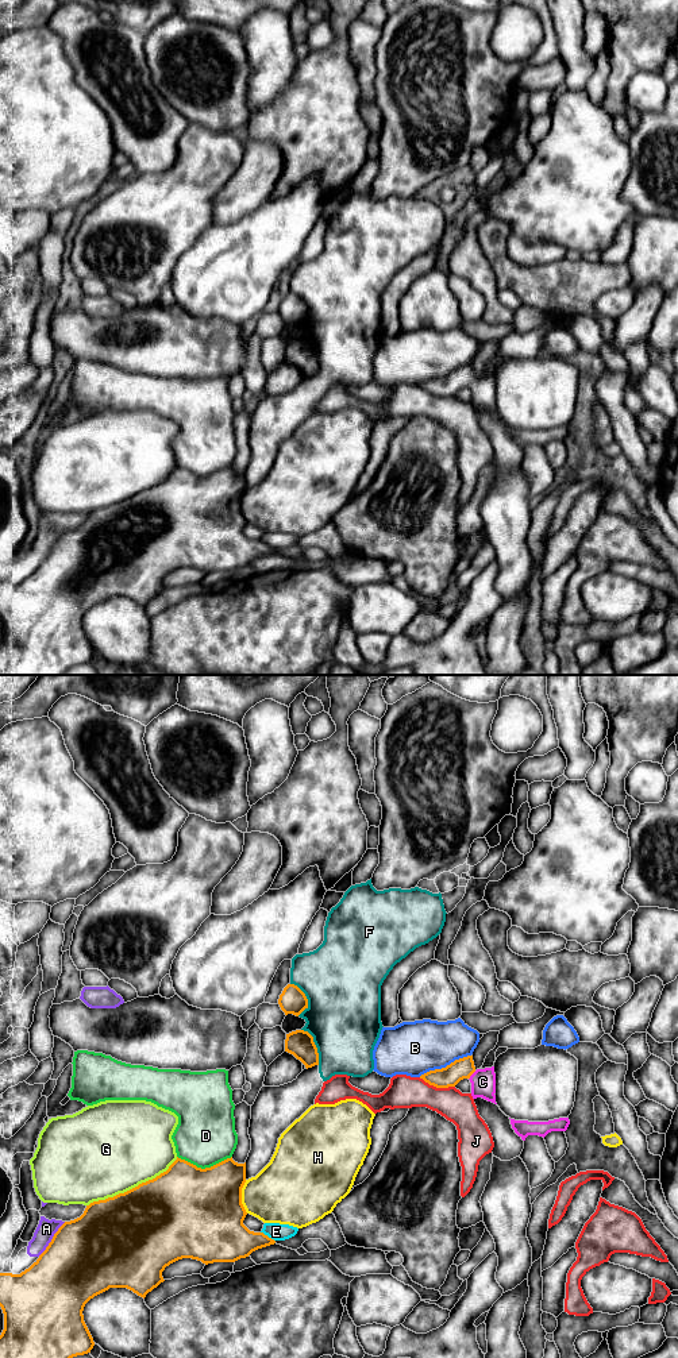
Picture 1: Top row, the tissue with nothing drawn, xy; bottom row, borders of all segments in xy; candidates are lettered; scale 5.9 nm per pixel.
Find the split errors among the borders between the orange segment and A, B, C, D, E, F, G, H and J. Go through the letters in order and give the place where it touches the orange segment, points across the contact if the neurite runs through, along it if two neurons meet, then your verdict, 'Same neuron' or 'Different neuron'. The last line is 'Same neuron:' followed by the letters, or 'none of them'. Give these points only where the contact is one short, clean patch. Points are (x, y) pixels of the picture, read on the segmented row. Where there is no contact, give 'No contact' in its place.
A: Touches orange at xy (51, 1239). Different neuron
B: Touches orange at xy (446, 1067). Different neuron
C: Touches orange at xy (472, 1073). Path across: xy (463, 1068), (472, 1073), (482, 1081). Same neuron
D: Touches orange at xy (205, 1168). Different neuron
E: Touches orange at xy (266, 1235). Boundary: xy (261, 1231), (274, 1241). Different neuron
F: Touches orange at xy (315, 1045). Different neuron
G: Touches orange at xy (133, 1188). Different neuron
H: Touches orange at xy (241, 1196). Different neuron
J: Touches orange at xy (436, 1087). Different neuron
Same neuron: C

